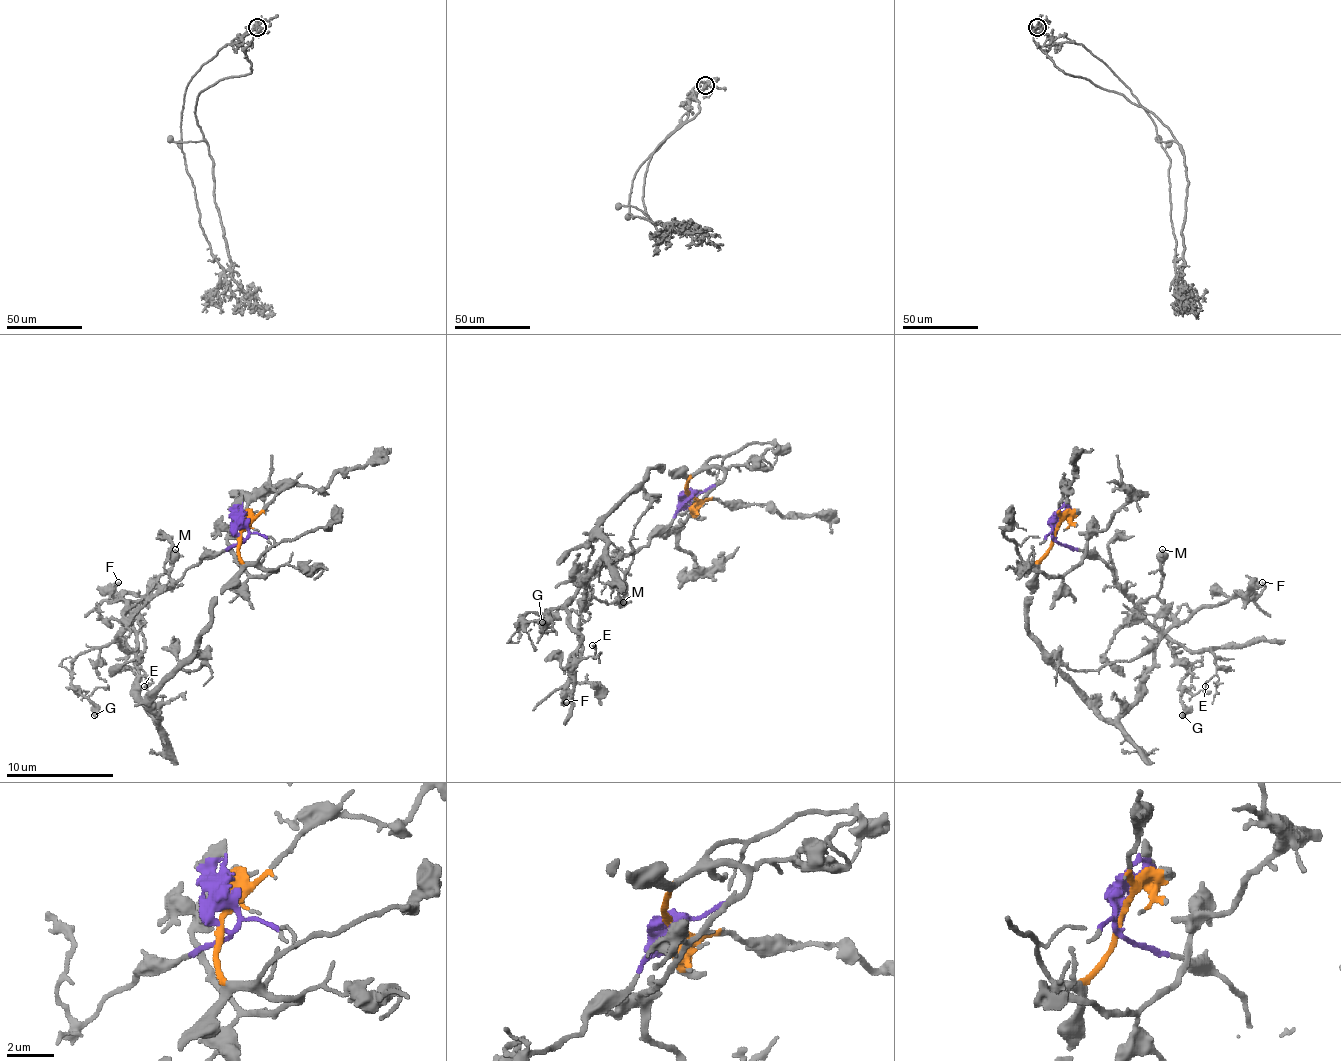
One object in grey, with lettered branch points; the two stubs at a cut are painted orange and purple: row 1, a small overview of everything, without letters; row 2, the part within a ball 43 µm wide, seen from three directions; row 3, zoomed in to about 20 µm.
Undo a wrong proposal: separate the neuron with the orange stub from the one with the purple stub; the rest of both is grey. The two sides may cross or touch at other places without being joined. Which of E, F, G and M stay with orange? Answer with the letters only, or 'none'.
F, M

